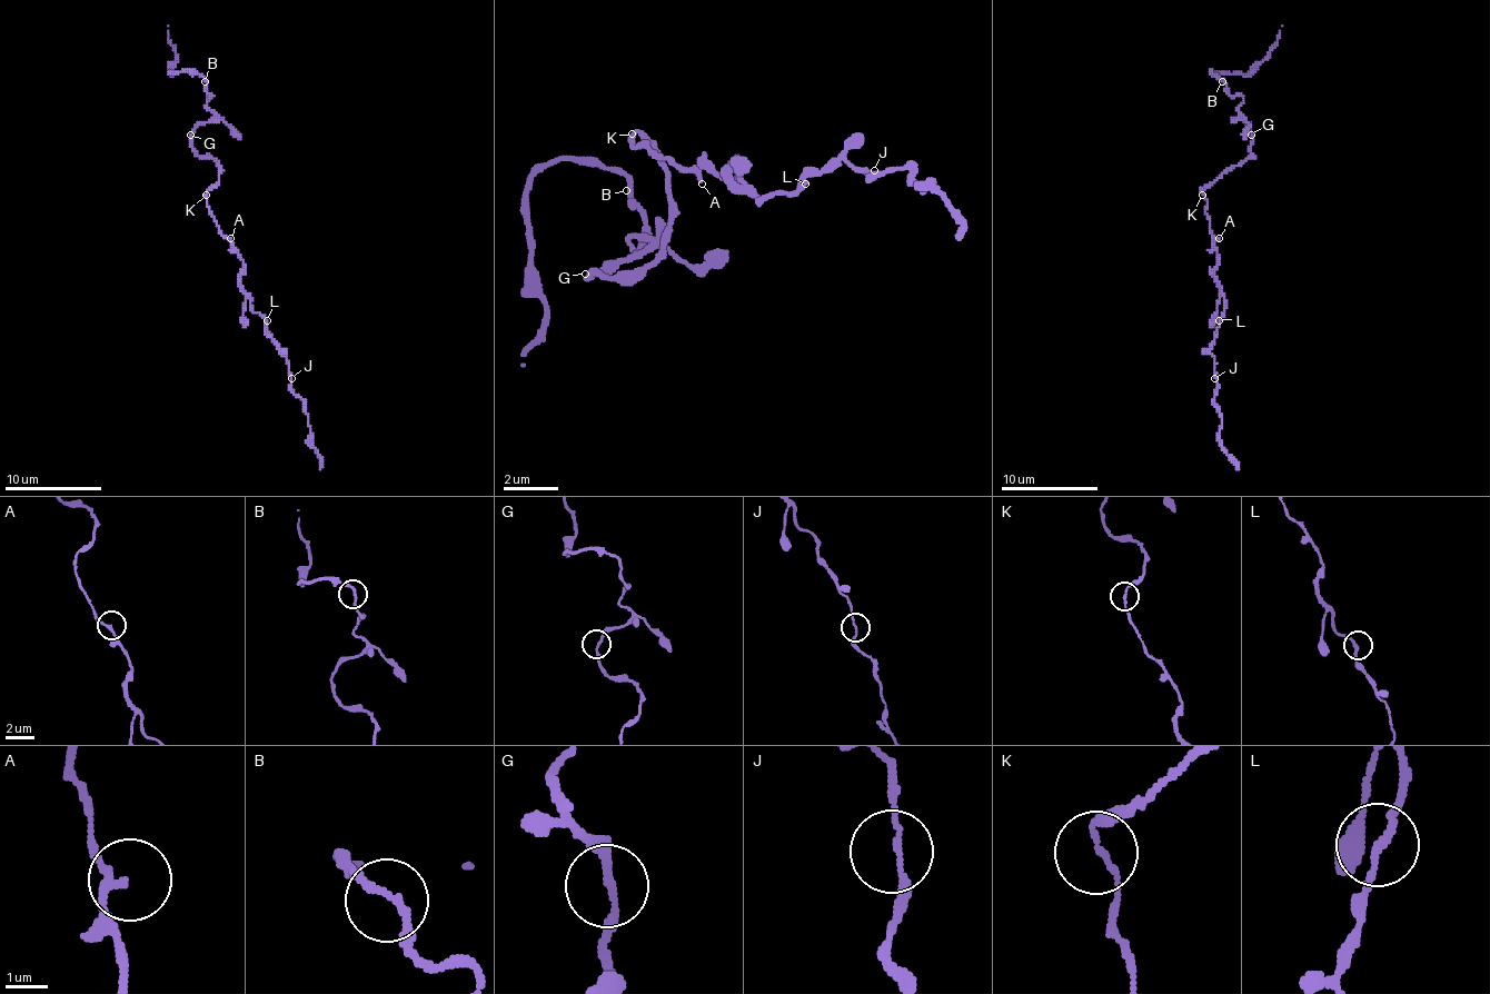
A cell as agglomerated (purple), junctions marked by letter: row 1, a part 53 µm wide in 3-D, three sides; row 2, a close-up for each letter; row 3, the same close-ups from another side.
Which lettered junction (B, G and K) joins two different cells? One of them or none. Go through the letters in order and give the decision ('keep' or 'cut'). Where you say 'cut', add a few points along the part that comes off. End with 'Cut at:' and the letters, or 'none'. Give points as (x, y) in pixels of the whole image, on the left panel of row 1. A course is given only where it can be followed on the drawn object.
B: keep
G: keep
K: keep
Cut at: none

